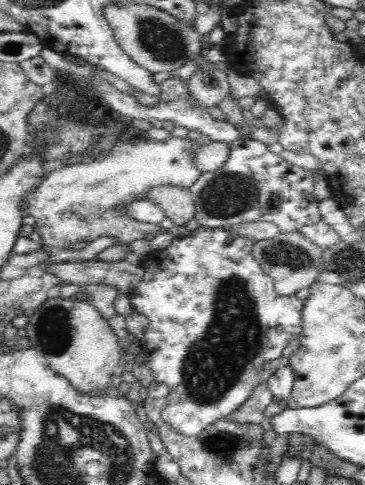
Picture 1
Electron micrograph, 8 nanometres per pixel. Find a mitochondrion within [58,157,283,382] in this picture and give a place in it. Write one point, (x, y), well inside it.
(228, 194)

